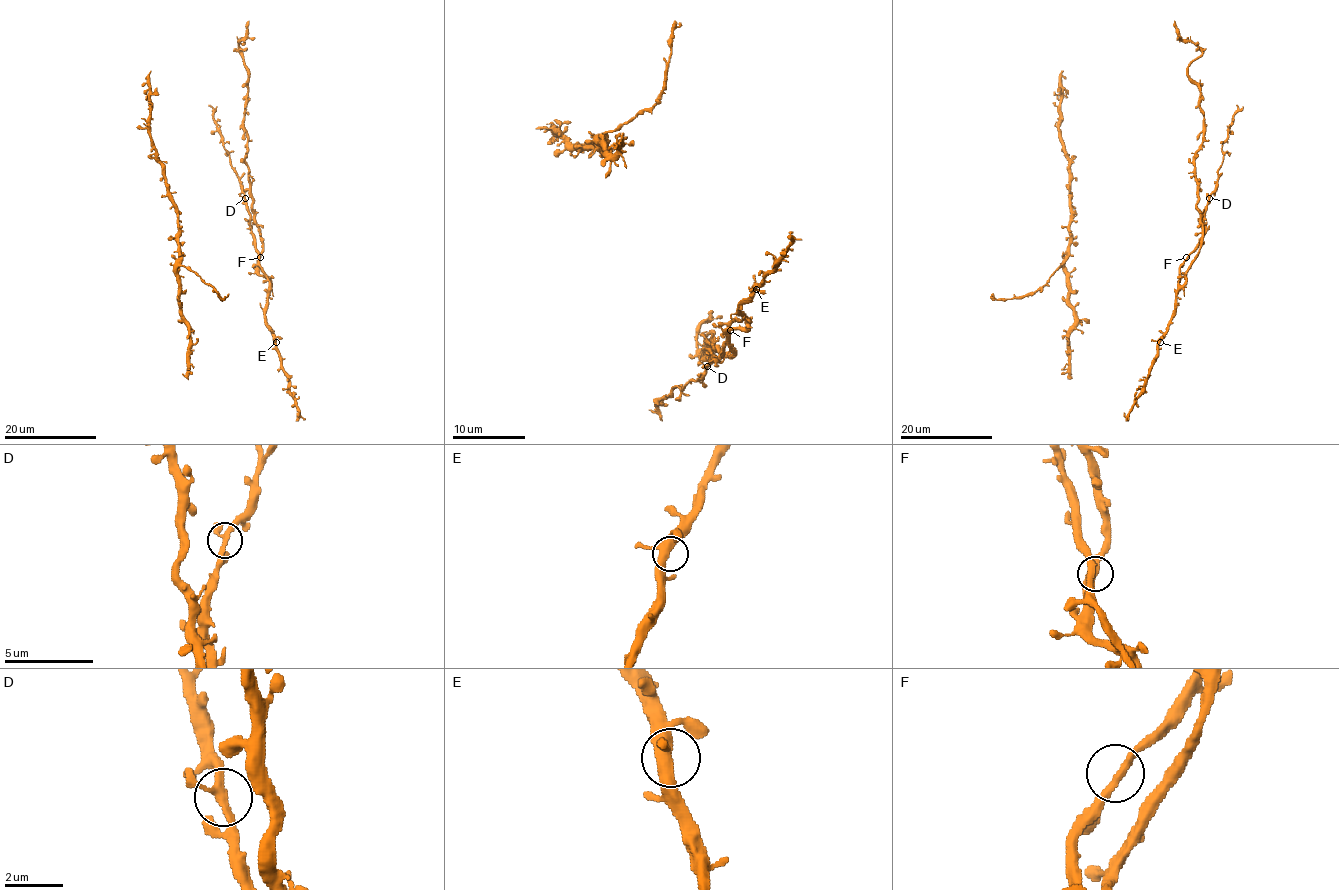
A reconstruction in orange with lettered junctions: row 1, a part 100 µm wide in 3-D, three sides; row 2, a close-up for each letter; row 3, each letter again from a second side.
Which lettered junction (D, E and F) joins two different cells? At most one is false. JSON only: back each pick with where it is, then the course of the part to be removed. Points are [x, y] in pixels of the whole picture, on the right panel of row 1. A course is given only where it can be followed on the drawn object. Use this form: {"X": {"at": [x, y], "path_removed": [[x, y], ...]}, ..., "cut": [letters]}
{"cut": []}

